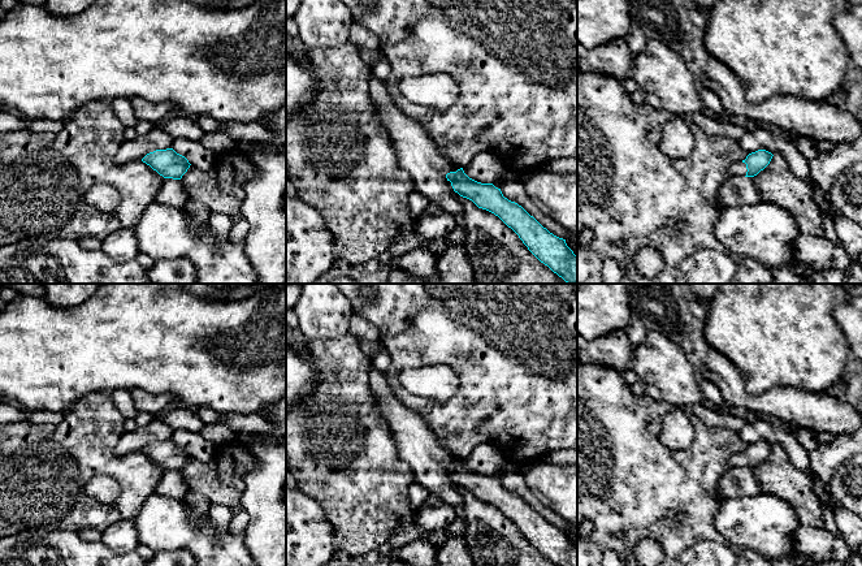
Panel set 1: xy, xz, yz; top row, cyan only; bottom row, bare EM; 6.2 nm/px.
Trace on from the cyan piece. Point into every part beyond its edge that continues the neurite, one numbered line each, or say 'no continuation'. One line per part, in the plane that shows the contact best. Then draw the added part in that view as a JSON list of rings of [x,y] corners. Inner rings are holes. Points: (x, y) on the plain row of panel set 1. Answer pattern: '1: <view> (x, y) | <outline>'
1: yz (739, 461) | [[[737,453],[735,455],[732,455],[729,459],[728,459],[728,466],[729,468],[733,467],[733,468],[745,468],[746,467],[746,455],[742,454],[742,453]]]

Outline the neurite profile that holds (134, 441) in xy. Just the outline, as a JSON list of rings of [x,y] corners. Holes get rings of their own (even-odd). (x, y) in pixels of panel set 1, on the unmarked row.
[[[156,418],[144,427],[124,432],[114,446],[114,453],[117,455],[140,453],[150,444],[172,440],[173,433],[174,429],[170,425]]]

